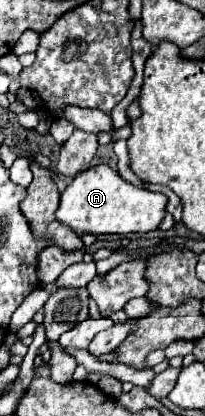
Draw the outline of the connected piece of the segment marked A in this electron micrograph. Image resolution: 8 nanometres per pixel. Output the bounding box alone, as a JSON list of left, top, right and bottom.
[55,164,167,234]

